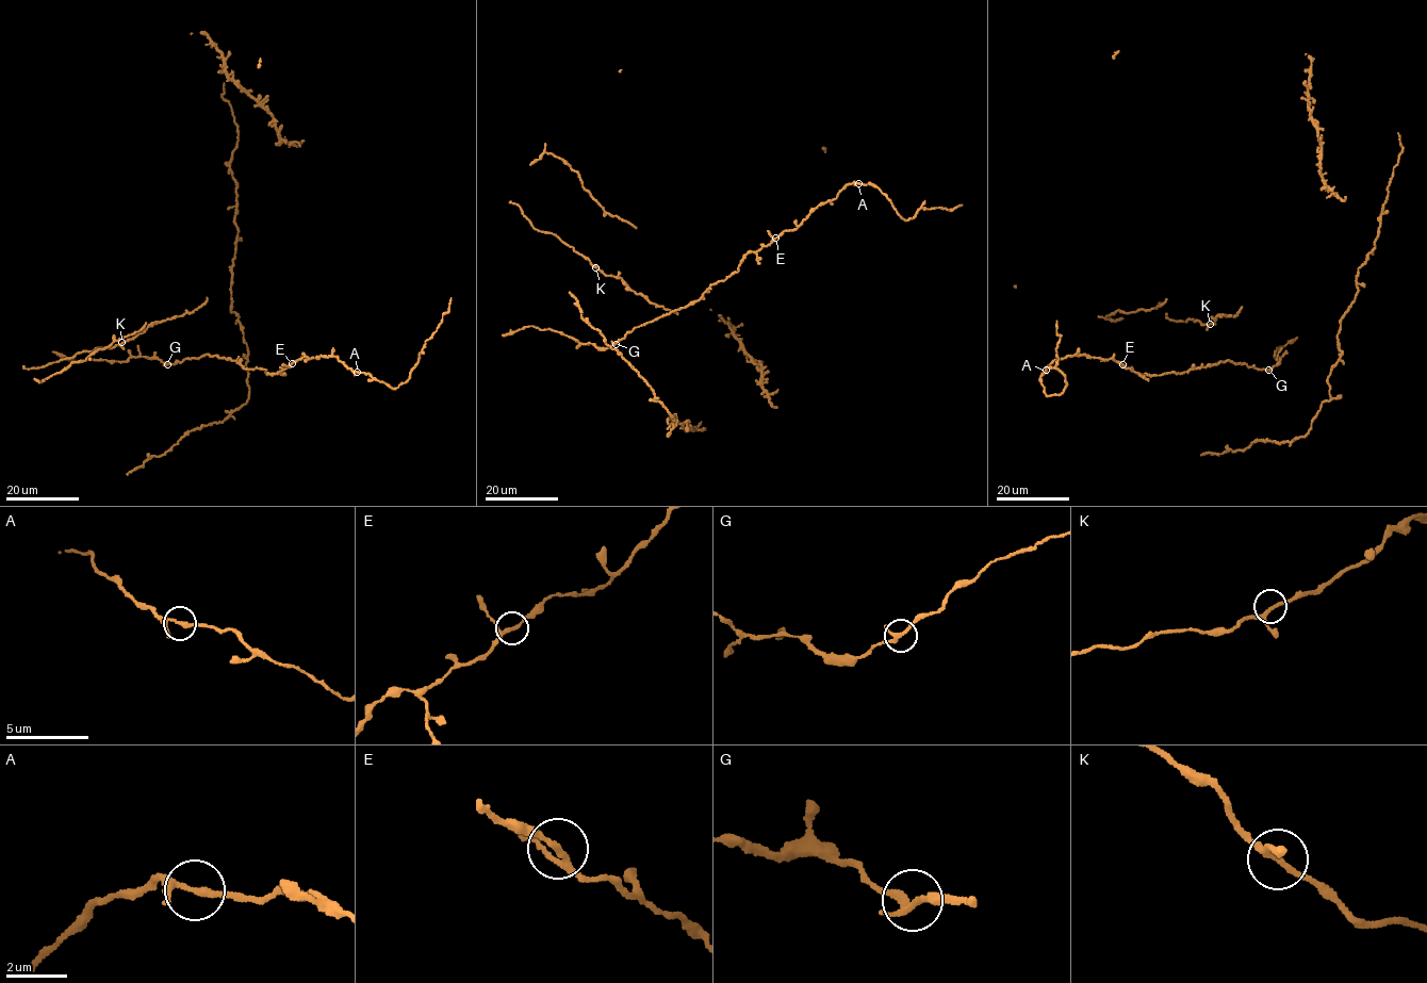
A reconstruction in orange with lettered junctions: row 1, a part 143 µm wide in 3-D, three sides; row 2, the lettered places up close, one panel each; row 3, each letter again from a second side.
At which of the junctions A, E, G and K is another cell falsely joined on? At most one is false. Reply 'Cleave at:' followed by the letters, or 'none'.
Cleave at: A

